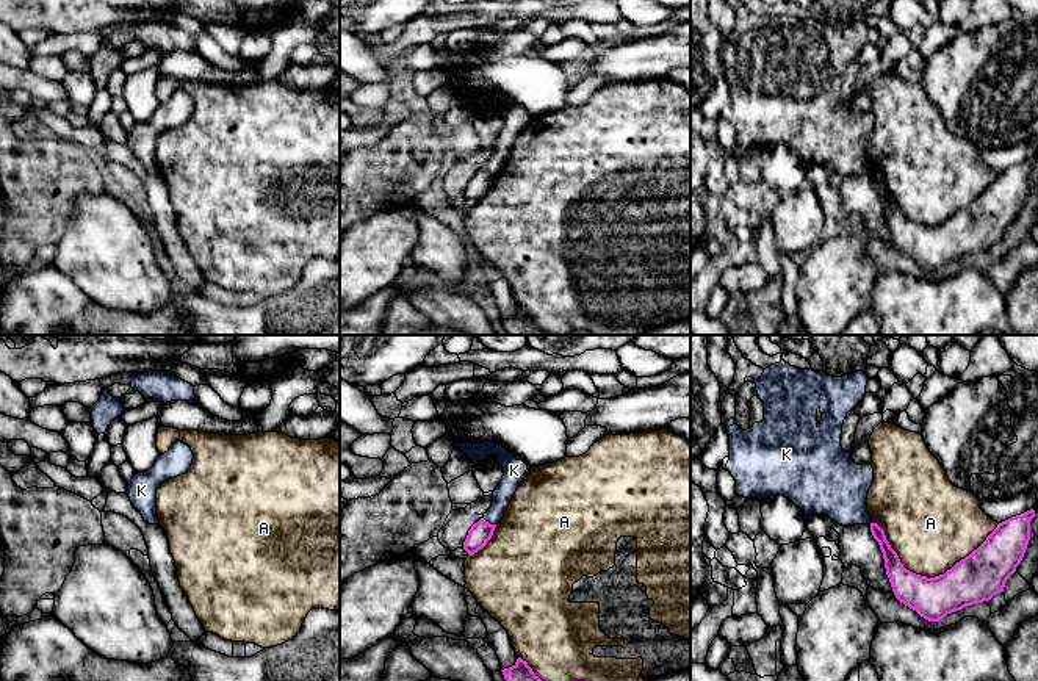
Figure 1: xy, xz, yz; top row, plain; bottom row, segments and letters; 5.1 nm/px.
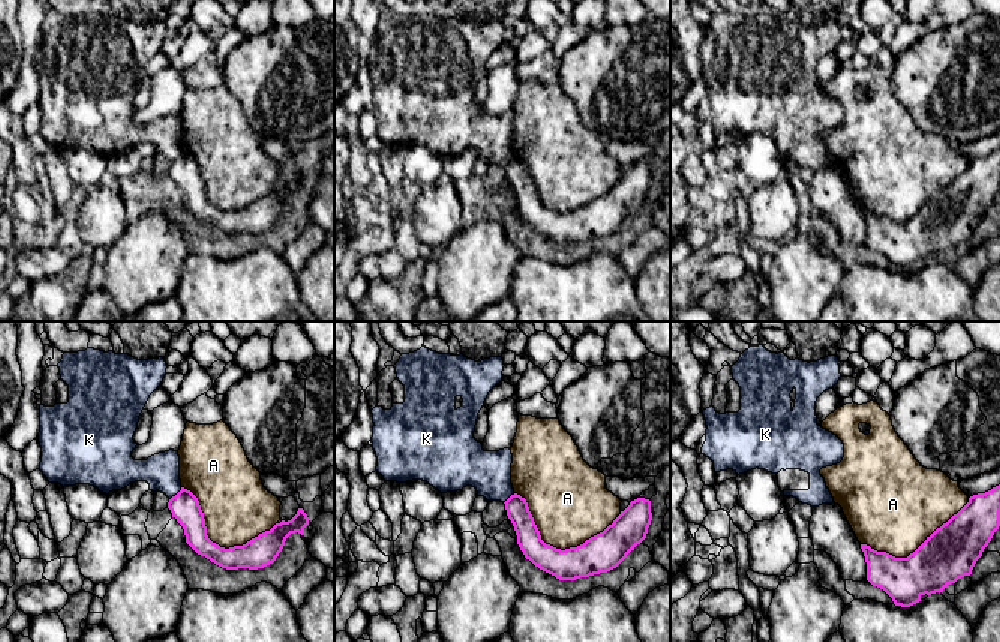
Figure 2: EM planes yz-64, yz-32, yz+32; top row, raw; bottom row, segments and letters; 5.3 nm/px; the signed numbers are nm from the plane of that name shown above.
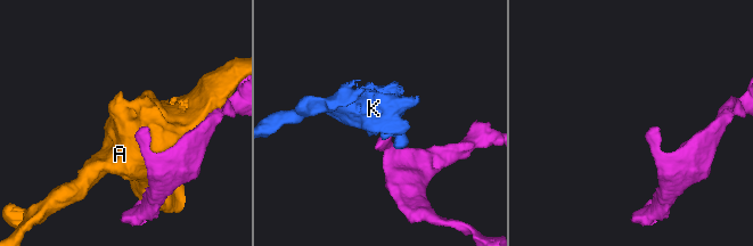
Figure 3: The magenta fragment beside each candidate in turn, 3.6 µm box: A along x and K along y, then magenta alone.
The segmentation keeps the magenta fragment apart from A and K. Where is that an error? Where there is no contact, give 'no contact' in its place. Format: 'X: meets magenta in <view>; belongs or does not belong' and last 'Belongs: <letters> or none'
A: meets magenta in yz; does not belong
K: meets magenta in xz; does not belong
Belongs: none

